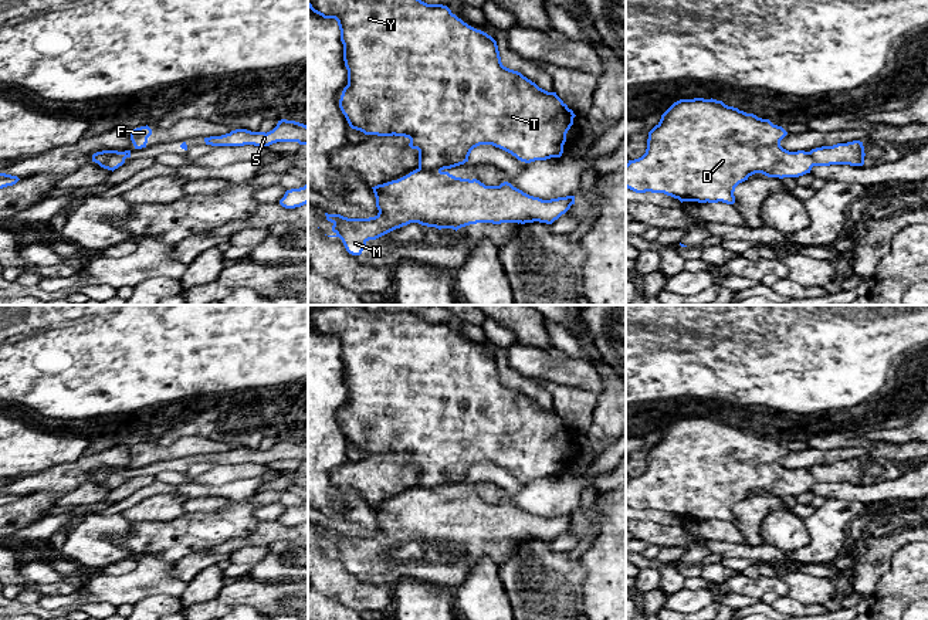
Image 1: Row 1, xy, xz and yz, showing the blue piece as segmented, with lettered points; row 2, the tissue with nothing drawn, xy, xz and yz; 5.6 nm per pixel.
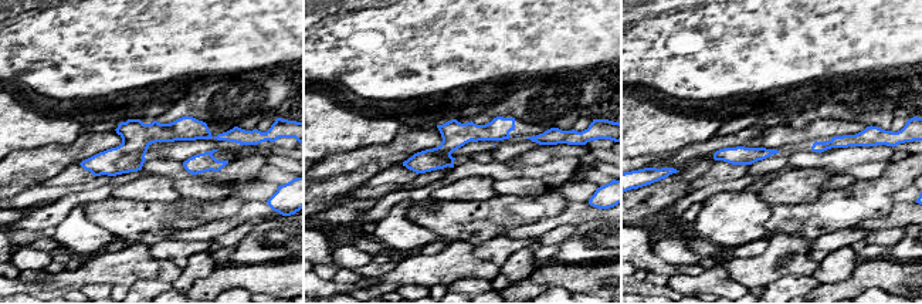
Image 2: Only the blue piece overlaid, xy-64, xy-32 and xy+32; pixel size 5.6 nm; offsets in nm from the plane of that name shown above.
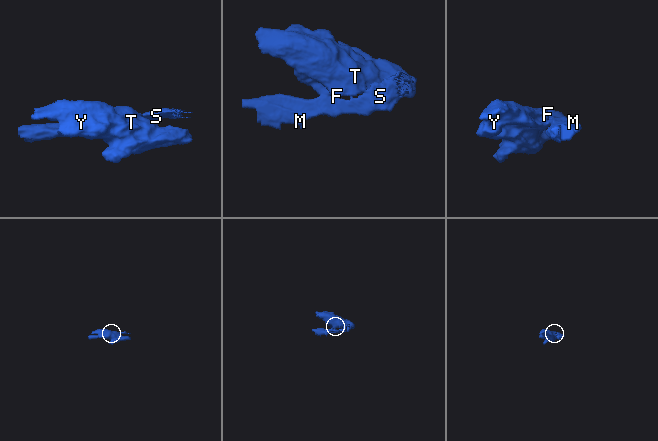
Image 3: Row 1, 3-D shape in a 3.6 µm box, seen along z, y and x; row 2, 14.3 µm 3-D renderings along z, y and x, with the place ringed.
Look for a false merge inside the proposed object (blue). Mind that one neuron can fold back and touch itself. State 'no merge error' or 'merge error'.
merge error

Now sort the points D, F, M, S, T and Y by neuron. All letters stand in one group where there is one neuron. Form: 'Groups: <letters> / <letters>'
Groups: D F T Y / M S

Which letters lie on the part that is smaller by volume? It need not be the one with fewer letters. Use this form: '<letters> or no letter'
M, S

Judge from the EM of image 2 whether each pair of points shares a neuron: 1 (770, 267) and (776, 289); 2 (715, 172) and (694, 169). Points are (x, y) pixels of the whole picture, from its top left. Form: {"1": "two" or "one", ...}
{"1": "two", "2": "two"}

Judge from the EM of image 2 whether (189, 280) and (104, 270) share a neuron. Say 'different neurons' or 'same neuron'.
different neurons

